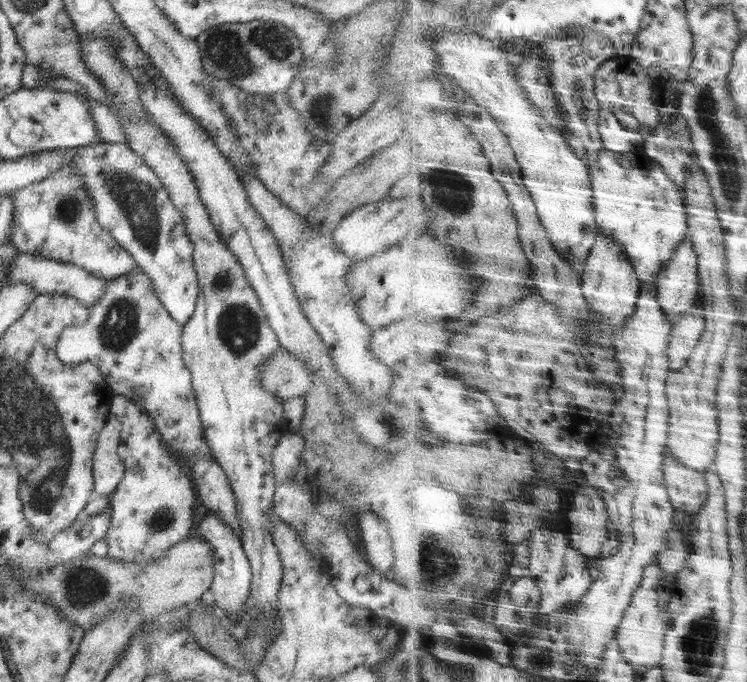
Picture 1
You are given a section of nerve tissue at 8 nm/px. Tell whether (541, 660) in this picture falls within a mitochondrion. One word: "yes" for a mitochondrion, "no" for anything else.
yes

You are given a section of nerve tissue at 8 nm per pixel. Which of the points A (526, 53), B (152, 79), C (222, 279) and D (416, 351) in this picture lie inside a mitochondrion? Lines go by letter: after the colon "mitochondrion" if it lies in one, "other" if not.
A: mitochondrion
B: other
C: mitochondrion
D: other

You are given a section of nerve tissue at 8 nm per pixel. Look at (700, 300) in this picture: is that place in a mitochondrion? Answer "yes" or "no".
no

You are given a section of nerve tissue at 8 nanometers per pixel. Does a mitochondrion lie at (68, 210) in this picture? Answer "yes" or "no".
yes

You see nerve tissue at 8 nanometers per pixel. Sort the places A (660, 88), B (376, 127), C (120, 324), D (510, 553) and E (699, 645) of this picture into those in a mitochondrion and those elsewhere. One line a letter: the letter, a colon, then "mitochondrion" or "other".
A: other
B: other
C: mitochondrion
D: other
E: mitochondrion

